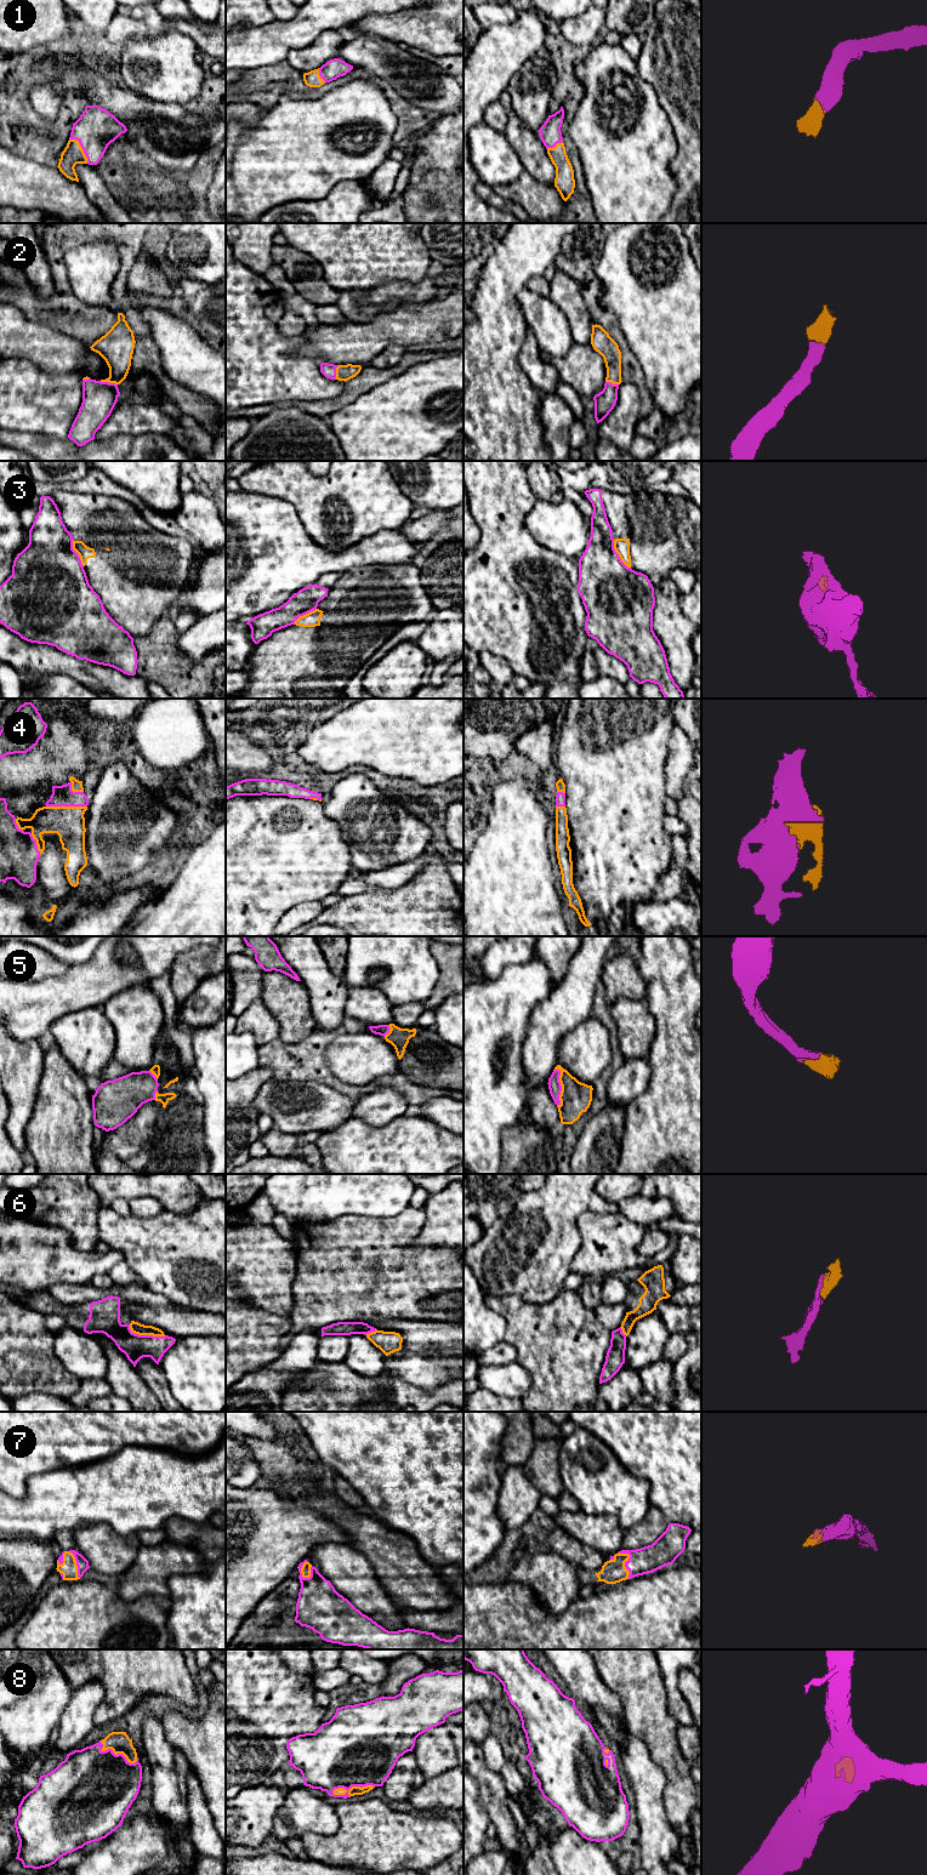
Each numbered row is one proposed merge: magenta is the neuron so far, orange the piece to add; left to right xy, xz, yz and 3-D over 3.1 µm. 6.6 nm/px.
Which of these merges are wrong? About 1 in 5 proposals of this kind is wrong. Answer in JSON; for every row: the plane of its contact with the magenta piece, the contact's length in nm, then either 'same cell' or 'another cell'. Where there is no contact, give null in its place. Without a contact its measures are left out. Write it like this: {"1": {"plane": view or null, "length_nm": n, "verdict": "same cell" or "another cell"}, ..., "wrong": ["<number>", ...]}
{"1": {"plane": "xy", "length_nm": 200, "verdict": "same cell"}, "2": {"plane": "xy", "length_nm": 120, "verdict": "same cell"}, "3": {"plane": "yz", "length_nm": 220, "verdict": "another cell"}, "4": {"plane": "xy", "length_nm": 280, "verdict": "same cell"}, "5": {"plane": "yz", "length_nm": 260, "verdict": "same cell"}, "6": {"plane": "xy", "length_nm": 260, "verdict": "same cell"}, "7": {"plane": "xz", "length_nm": 120, "verdict": "same cell"}, "8": {"plane": "xz", "length_nm": 280, "verdict": "same cell"}, "wrong": ["3"]}

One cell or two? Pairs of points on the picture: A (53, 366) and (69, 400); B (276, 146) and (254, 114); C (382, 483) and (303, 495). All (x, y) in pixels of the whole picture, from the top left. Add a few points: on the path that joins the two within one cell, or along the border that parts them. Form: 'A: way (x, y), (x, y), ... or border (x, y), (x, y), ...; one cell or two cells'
A: border (55, 375), (78, 372), (83, 377); two cells
B: border (262, 112), (252, 125), (238, 121); two cells
C: way (363, 493), (323, 495); one cell

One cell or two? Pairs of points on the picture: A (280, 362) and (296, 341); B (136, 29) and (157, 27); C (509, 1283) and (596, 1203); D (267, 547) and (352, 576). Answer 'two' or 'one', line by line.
A: one
B: two
C: one
D: two

